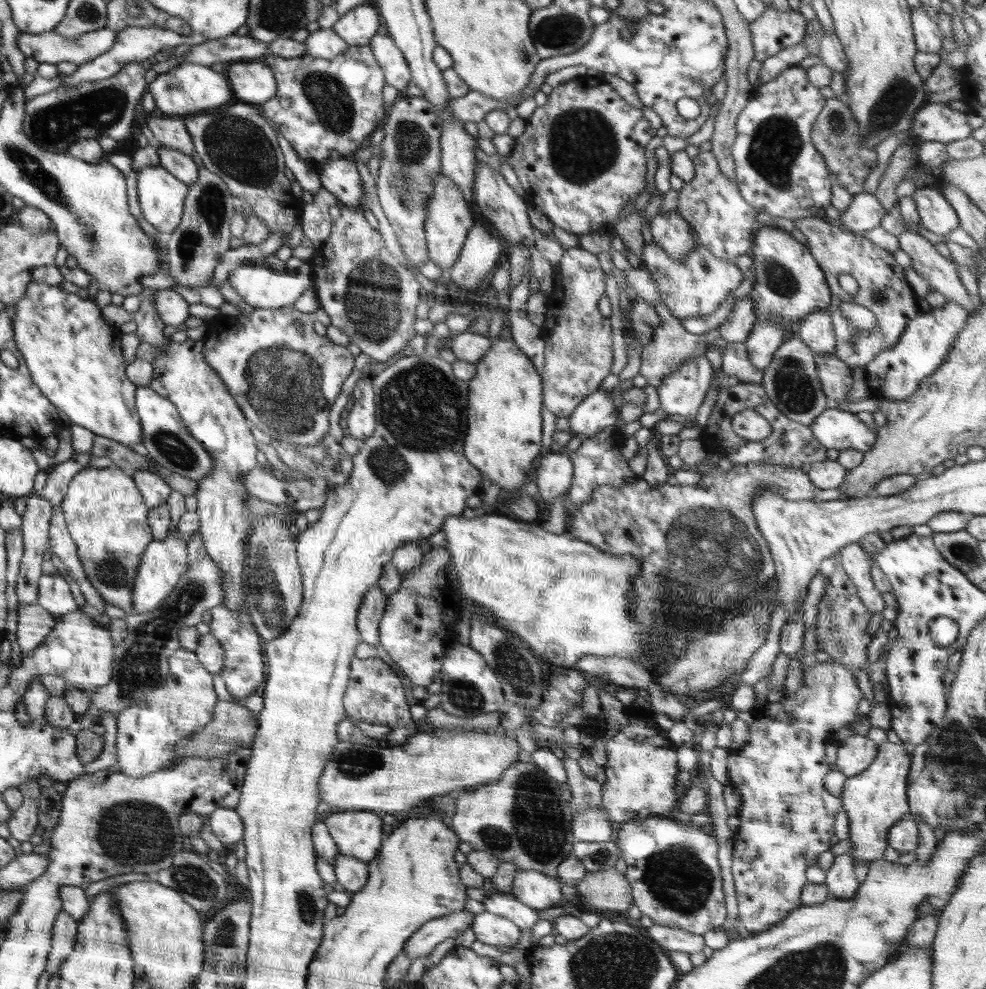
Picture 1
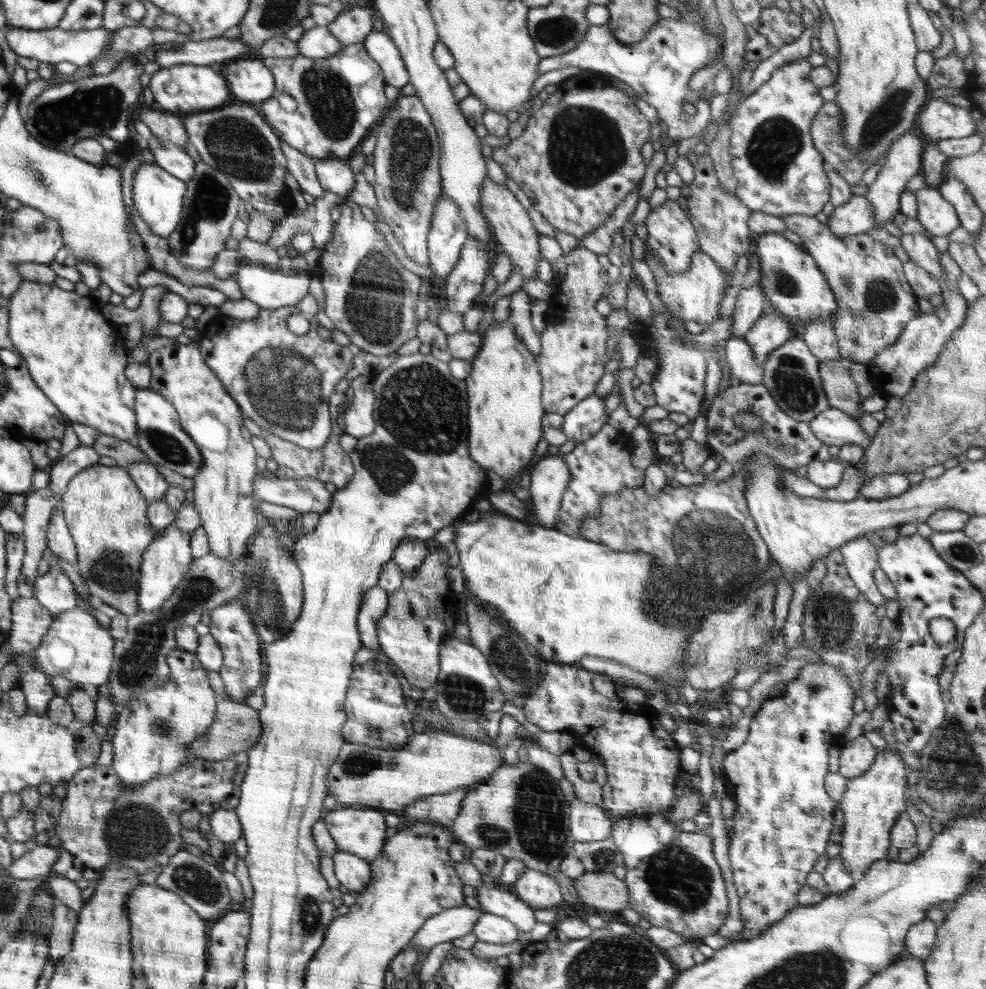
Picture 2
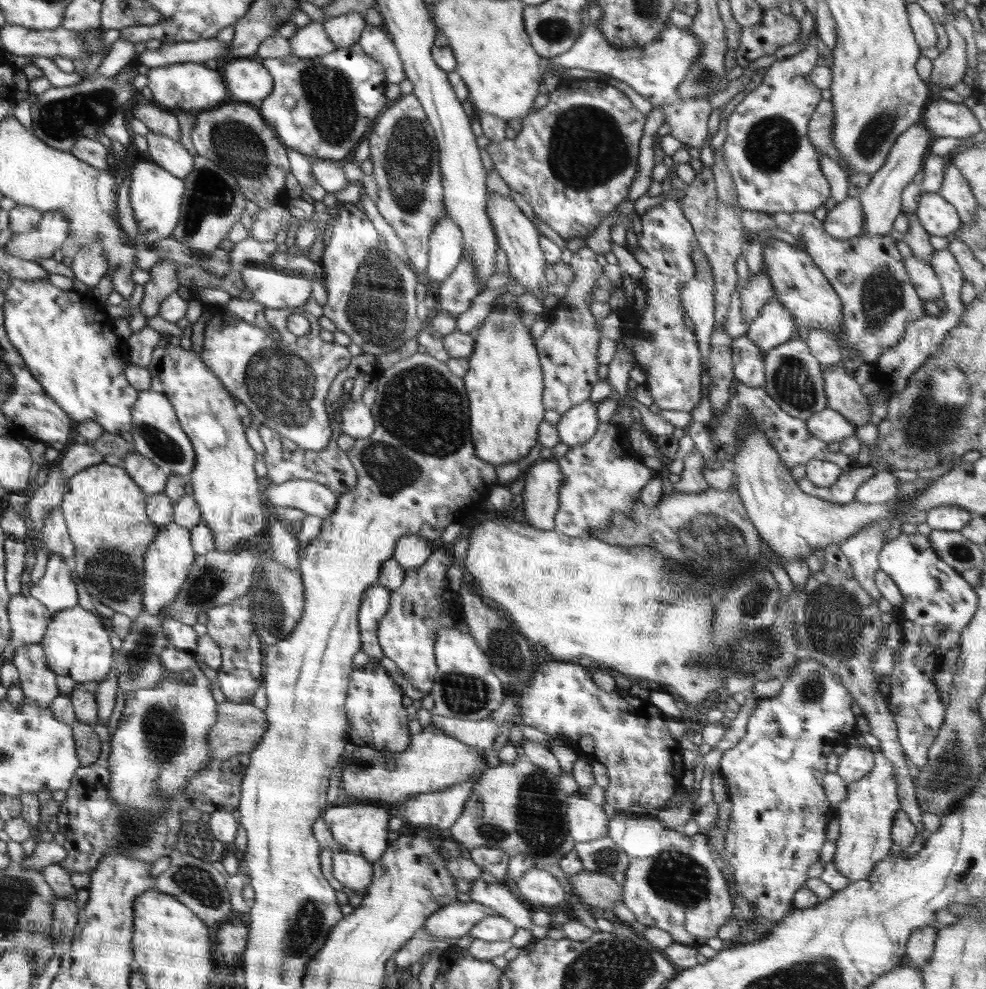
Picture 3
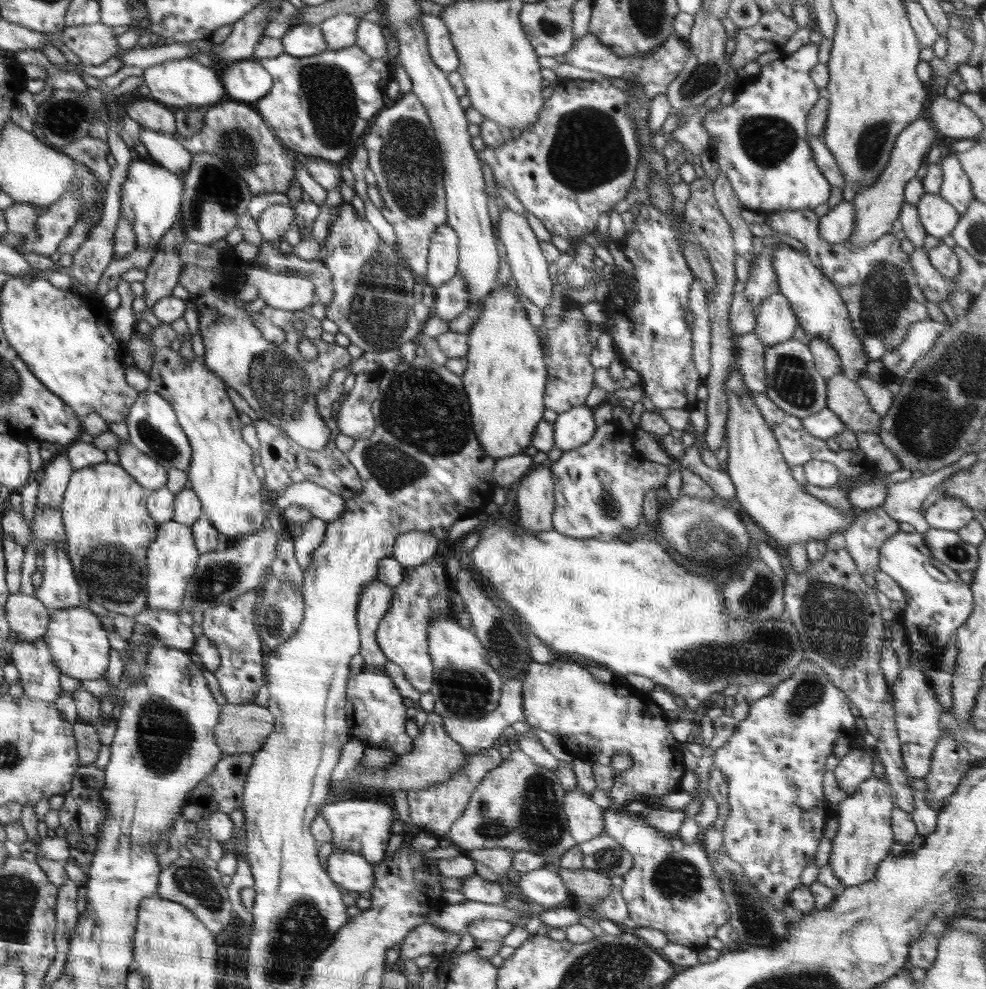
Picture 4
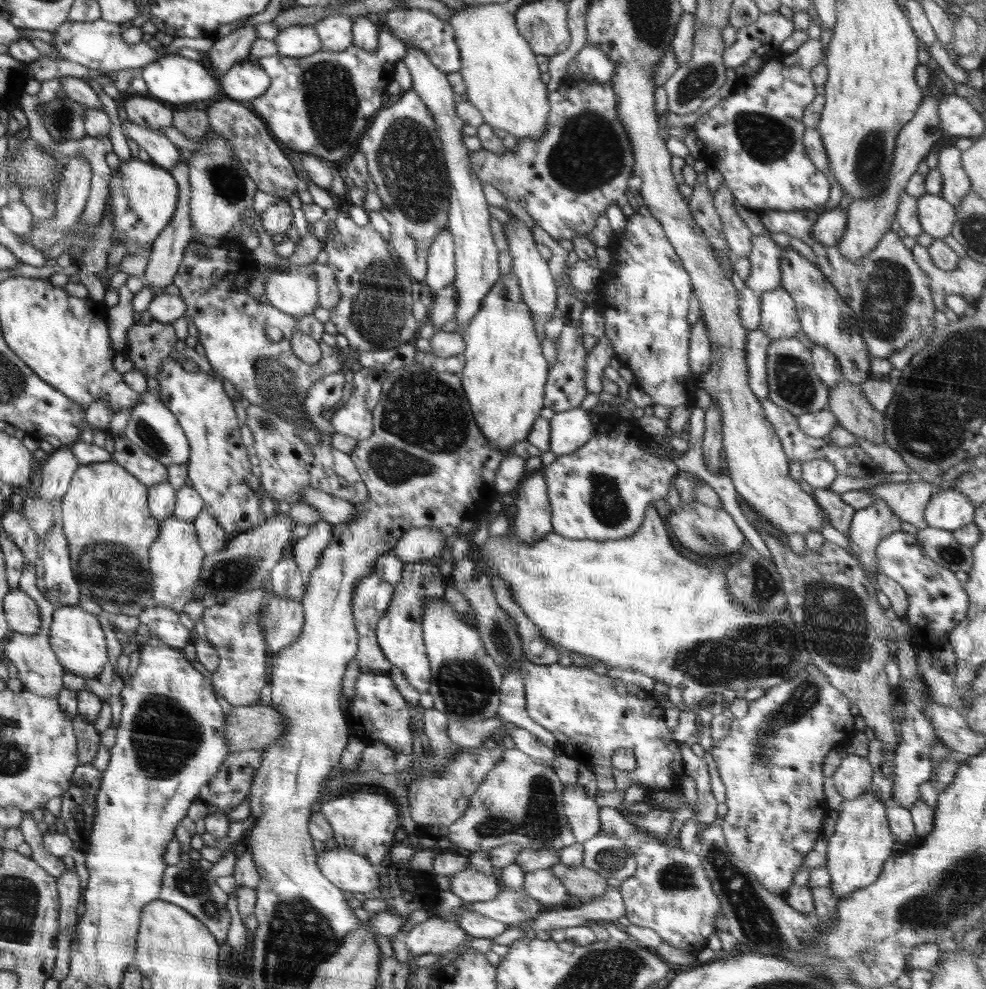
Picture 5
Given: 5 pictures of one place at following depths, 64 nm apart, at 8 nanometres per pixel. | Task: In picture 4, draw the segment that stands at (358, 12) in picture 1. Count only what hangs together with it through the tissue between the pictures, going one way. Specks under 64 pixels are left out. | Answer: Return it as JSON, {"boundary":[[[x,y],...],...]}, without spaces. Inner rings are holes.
{"boundary":[[[337,14],[321,22],[320,30],[326,41],[327,50],[340,50],[354,46],[356,42],[356,29],[361,18],[351,14]]]}

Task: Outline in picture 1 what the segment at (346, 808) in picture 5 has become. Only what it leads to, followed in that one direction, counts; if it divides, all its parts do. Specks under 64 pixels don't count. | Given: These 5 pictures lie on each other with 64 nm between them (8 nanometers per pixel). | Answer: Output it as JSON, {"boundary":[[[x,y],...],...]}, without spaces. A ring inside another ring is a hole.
{"boundary":[[[372,811],[336,812],[322,819],[340,855],[371,861],[382,844],[381,815]]]}

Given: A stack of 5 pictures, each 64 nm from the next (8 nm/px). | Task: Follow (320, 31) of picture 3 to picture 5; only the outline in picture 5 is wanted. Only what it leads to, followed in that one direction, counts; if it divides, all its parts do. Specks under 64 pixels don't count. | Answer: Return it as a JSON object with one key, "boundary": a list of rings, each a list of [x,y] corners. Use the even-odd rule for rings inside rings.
{"boundary":[[[313,25],[281,29],[273,41],[280,56],[305,57],[321,50],[321,42]]]}

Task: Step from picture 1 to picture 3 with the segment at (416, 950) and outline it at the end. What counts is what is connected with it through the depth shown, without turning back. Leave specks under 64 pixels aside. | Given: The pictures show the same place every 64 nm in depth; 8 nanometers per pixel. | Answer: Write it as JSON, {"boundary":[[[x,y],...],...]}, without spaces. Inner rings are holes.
{"boundary":[[[456,901],[432,913],[426,920],[424,928],[433,939],[455,938],[468,934],[469,930],[488,916],[498,916],[492,907],[469,901]]]}

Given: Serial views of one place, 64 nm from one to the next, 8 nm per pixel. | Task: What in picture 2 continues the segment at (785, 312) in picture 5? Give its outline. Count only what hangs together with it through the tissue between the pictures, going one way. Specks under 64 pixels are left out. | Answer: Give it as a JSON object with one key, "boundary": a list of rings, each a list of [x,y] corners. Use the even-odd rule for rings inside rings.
{"boundary":[[[766,307],[760,318],[745,332],[744,340],[748,342],[754,354],[754,360],[760,367],[768,362],[768,356],[782,346],[790,335],[790,320],[774,307]]]}

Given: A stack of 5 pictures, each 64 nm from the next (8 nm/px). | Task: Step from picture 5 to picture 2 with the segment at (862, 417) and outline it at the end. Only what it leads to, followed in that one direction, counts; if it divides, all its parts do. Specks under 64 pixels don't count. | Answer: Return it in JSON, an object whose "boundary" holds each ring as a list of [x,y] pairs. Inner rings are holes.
{"boundary":[[[844,359],[819,362],[819,375],[829,406],[858,419],[861,410],[861,398],[858,385],[850,376],[851,362]]]}

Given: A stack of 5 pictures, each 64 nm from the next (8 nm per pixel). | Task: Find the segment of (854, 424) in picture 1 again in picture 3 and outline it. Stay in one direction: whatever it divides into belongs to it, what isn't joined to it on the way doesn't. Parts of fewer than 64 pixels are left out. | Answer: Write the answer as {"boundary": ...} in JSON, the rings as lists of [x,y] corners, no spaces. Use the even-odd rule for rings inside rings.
{"boundary":[[[828,407],[808,418],[806,426],[816,438],[826,443],[838,442],[852,435],[857,438],[856,426]]]}

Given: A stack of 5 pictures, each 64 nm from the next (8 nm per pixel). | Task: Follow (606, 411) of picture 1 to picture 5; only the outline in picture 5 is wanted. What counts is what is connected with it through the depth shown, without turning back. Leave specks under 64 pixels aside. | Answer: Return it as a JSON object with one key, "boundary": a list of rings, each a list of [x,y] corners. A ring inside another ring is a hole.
{"boundary":[[[579,406],[561,413],[556,413],[550,420],[549,451],[557,457],[570,454],[584,446],[592,436],[594,424]]]}

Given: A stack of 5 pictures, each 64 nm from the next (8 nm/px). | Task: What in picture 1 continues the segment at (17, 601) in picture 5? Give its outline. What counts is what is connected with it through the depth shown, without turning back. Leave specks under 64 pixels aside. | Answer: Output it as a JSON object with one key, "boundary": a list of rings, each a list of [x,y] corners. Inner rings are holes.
{"boundary":[[[37,602],[18,603],[18,628],[15,641],[22,652],[32,653],[44,644],[58,622],[56,616]]]}

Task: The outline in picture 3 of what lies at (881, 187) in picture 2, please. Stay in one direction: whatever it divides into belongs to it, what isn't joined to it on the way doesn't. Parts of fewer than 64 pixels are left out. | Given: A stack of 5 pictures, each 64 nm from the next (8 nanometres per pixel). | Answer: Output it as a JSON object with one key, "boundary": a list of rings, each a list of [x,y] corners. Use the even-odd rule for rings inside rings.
{"boundary":[[[921,122],[908,127],[906,132],[900,134],[888,154],[885,165],[871,176],[865,190],[858,196],[862,204],[862,211],[864,211],[864,229],[861,234],[868,236],[888,235],[893,229],[896,217],[903,212],[902,191],[922,170],[924,158],[926,158],[934,139]]]}

